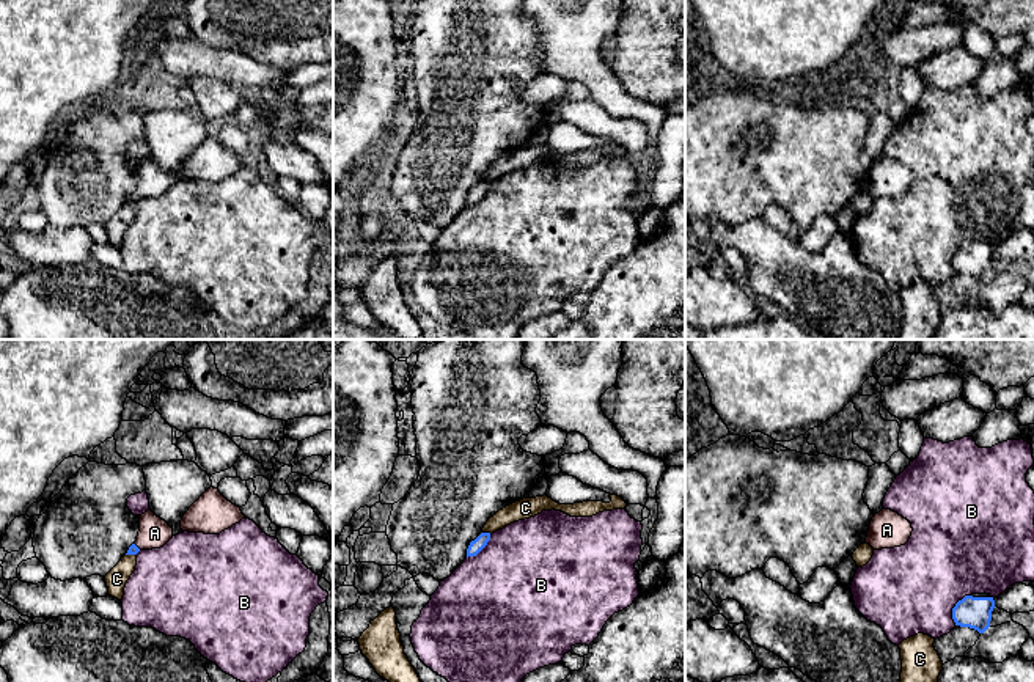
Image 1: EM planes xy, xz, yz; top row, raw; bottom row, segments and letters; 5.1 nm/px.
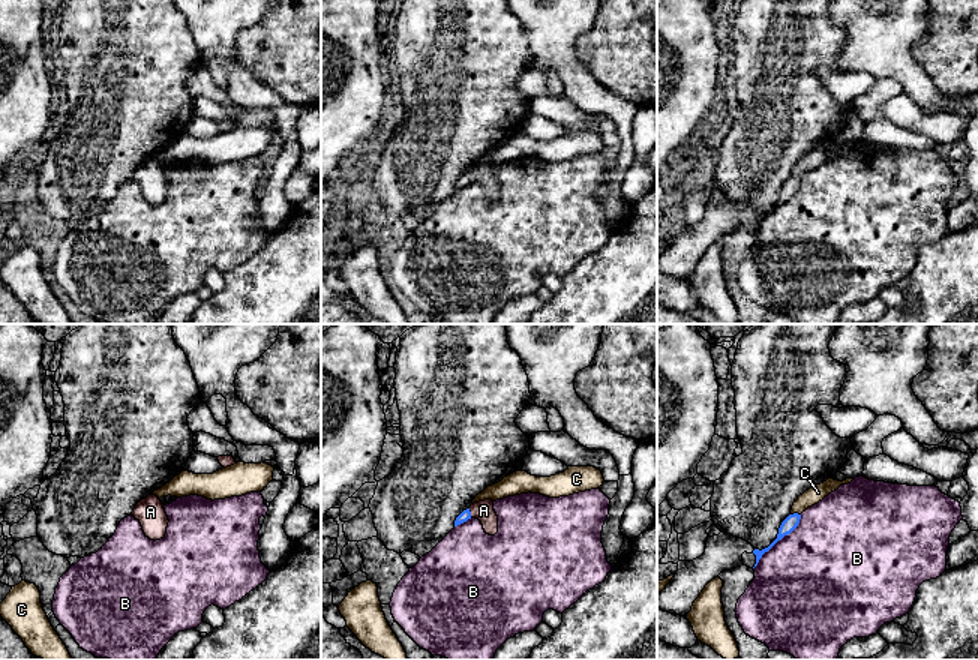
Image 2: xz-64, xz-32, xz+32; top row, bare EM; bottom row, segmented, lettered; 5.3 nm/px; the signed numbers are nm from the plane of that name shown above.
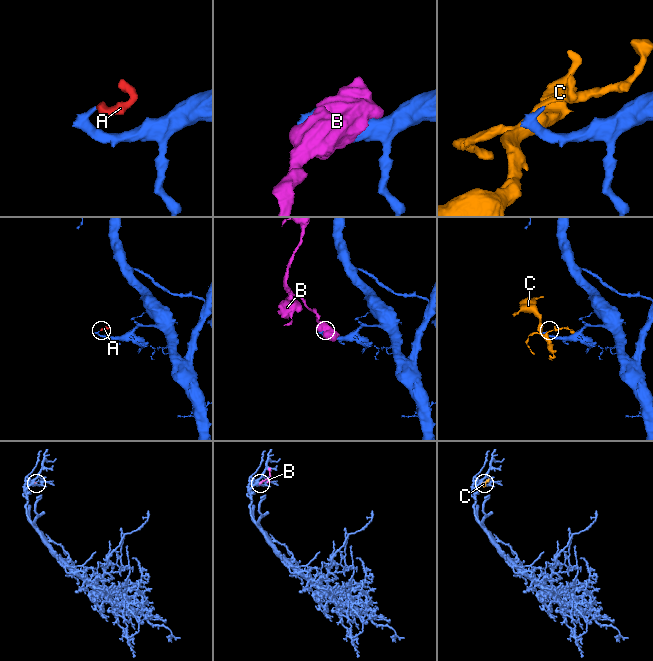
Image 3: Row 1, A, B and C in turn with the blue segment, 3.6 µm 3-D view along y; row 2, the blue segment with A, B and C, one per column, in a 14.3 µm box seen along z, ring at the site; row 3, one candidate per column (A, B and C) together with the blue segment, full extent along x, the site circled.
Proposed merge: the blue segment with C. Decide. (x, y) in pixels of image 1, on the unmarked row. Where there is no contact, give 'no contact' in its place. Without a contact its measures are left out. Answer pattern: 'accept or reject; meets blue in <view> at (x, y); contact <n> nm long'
reject; meets blue in xz at (487, 181); contact 50 nm long

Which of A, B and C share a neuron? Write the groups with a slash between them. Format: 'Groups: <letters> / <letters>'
Groups: A / B / C

